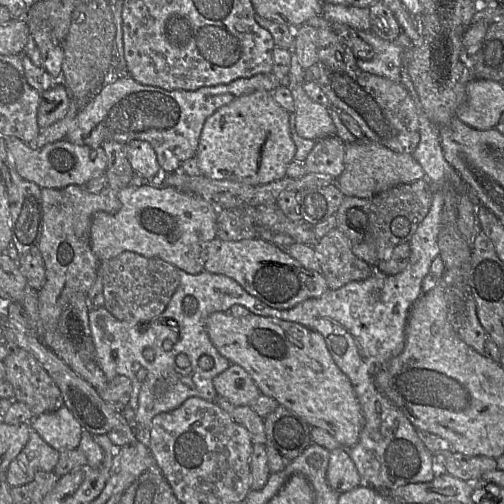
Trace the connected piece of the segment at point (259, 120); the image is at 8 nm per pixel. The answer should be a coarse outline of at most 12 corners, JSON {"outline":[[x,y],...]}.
{"outline":[[272,92],[207,118],[195,158],[210,179],[283,179],[295,152]]}

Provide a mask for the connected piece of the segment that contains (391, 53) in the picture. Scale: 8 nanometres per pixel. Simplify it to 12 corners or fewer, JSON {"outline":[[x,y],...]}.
{"outline":[[357,31],[375,52],[357,59],[368,73],[399,82],[403,50],[372,31]]}

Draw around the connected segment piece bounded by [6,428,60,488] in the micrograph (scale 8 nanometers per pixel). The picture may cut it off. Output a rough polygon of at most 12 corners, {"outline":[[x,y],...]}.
{"outline":[[32,428],[6,472],[22,486],[38,472],[54,471],[60,452]]}

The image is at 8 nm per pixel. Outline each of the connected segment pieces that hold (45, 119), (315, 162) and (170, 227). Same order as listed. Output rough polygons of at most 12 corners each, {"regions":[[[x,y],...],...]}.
{"regions":[[[57,82],[41,95],[37,123],[42,130],[65,117],[71,106]],[[337,135],[317,140],[306,173],[338,179],[346,143]],[[134,182],[97,212],[100,262],[123,252],[204,271],[218,208]]]}

